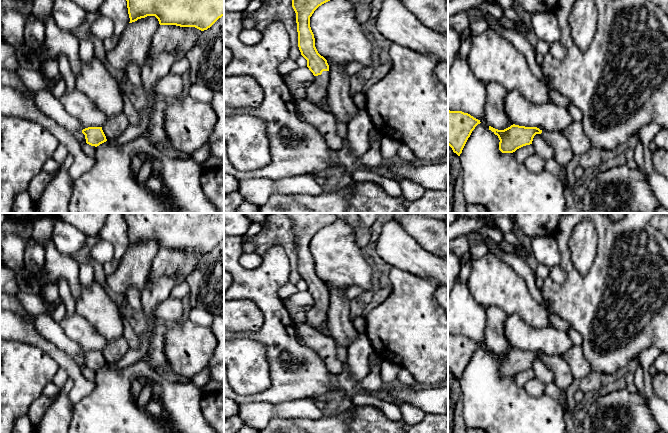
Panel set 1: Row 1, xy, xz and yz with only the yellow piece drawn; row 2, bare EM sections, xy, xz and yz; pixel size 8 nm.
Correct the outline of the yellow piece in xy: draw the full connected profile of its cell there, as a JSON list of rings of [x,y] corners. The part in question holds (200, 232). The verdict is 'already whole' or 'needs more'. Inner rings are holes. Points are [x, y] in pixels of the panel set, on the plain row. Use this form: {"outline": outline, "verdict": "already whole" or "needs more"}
{"outline": [[[123,213],[123,216],[127,225],[129,247],[147,240],[155,240],[160,249],[195,251],[204,255],[224,240],[224,213]]], "verdict": "already whole"}

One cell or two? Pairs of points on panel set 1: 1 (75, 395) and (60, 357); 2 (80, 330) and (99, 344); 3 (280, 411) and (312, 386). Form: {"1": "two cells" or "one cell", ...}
{"1": "one cell", "2": "one cell", "3": "two cells"}

